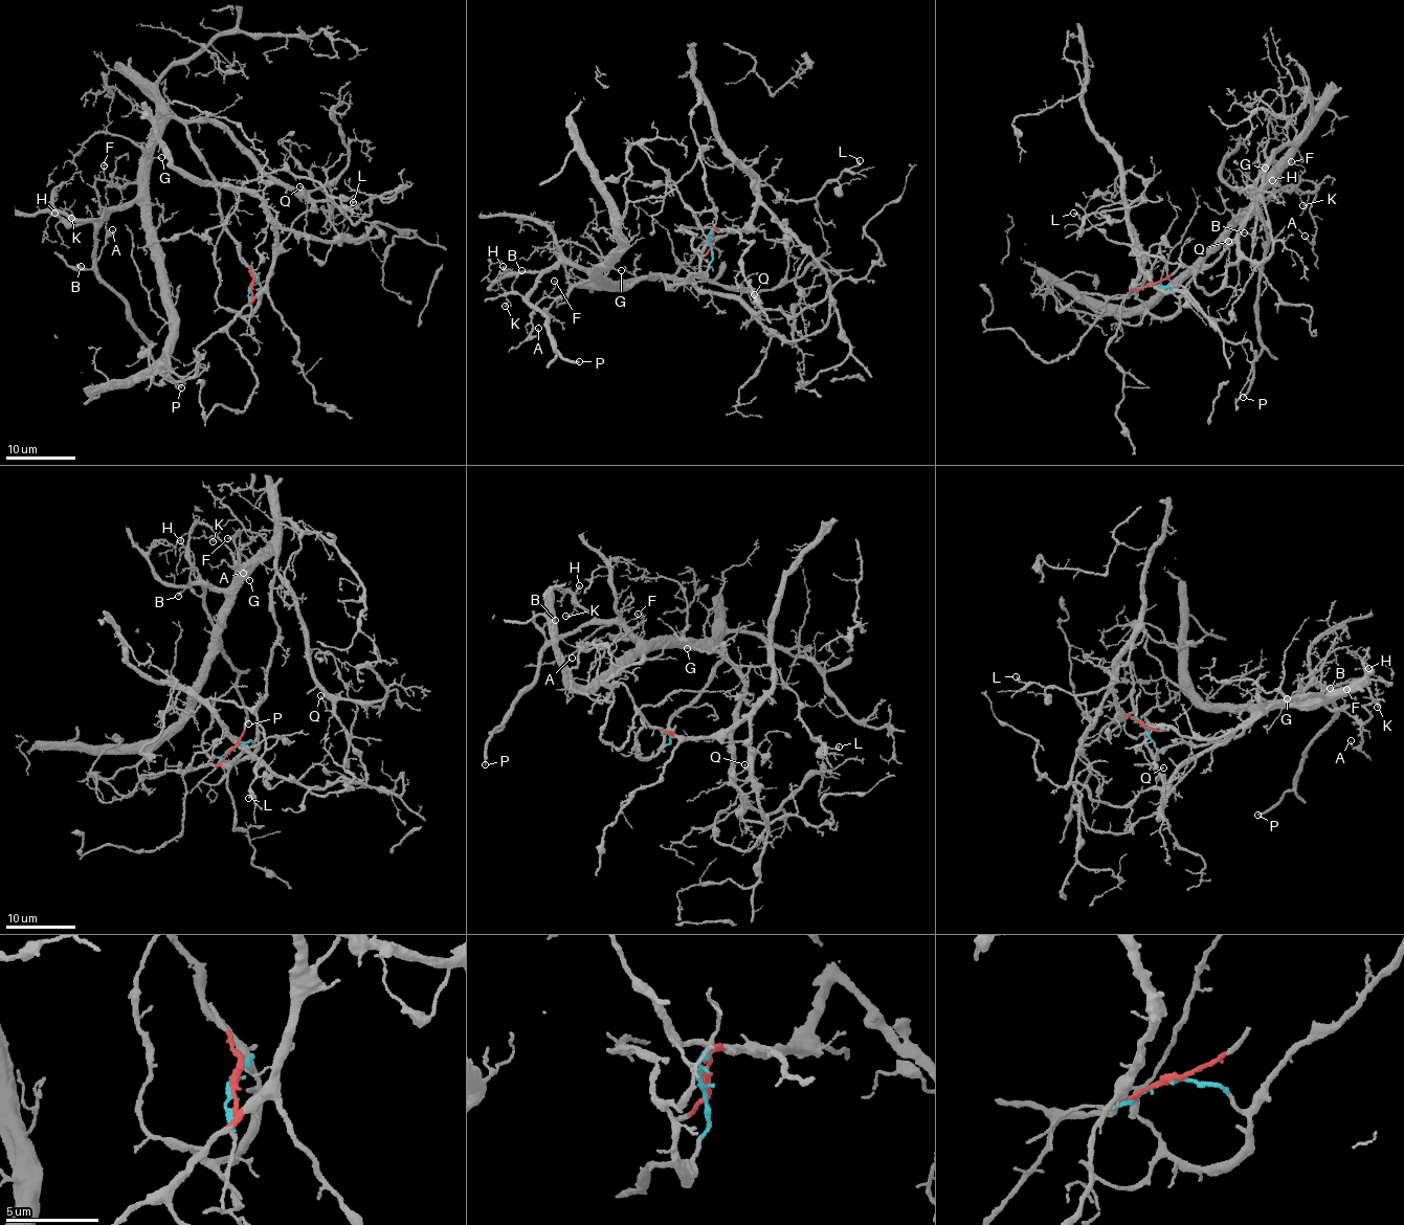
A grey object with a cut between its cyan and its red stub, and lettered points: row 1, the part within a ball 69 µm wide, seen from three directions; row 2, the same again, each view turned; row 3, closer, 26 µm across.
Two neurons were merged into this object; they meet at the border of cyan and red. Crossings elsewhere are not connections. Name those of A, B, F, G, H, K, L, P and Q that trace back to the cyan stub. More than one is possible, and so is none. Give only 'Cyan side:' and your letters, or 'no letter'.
Cyan side: A, B, F, G, H, K, P, Q

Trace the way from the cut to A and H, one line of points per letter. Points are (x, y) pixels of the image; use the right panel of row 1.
A: (1150, 285), (1179, 295), (1220, 257), (1292, 145), (1272, 184), (1315, 184), (1305, 236)
H: (1150, 285), (1179, 295), (1220, 257), (1292, 145), (1251, 197), (1272, 179)

